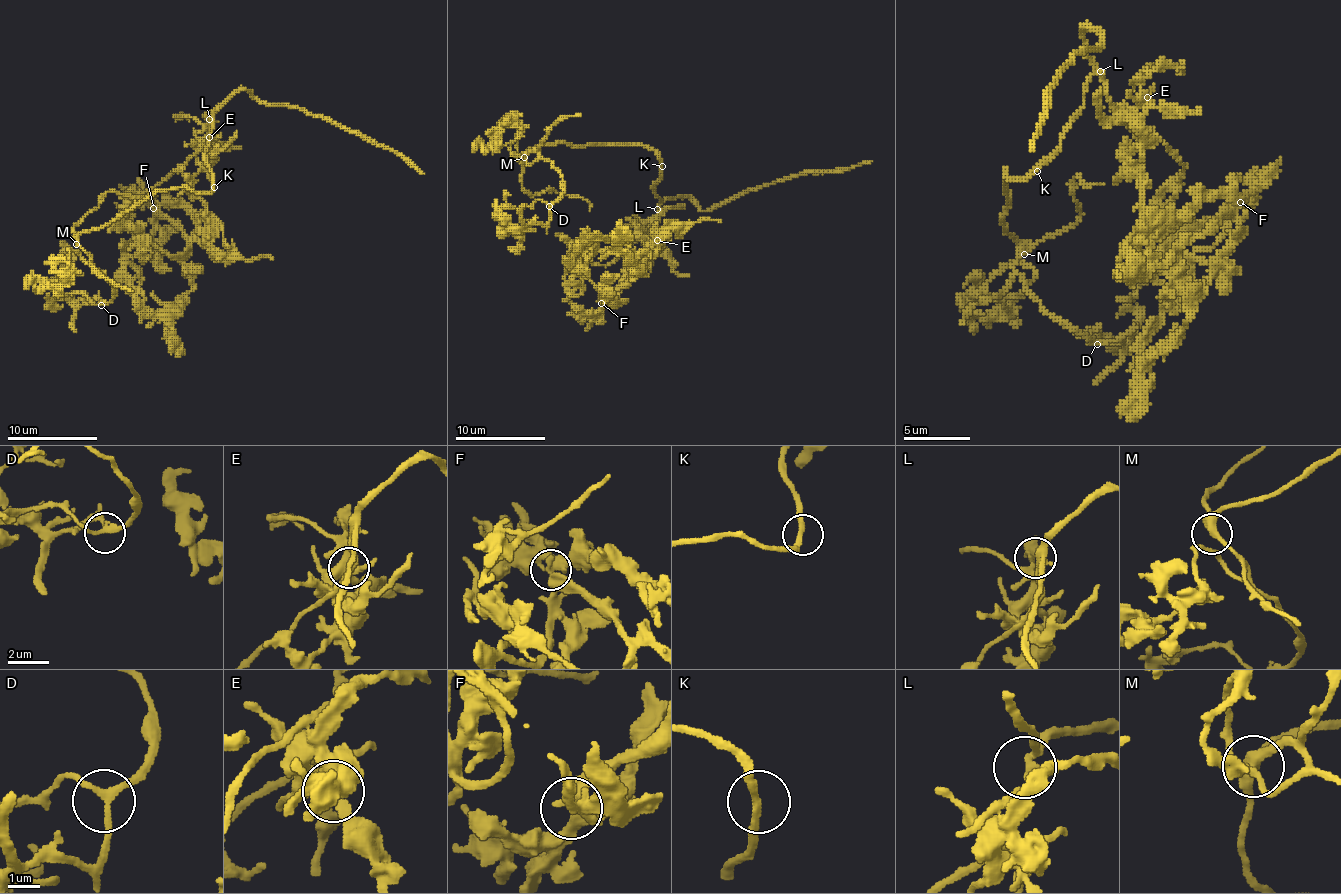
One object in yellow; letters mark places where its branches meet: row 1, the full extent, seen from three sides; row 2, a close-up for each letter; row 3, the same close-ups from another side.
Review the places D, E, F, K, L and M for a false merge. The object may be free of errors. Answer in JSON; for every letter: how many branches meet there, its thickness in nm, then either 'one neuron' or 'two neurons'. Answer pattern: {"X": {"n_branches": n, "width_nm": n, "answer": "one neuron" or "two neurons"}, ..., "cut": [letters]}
{"D": {"n_branches": 3, "width_nm": 220, "answer": "one neuron"}, "E": {"n_branches": 4, "width_nm": 440, "answer": "one neuron"}, "F": {"n_branches": 4, "width_nm": 400, "answer": "one neuron"}, "K": {"n_branches": 2, "width_nm": 240, "answer": "one neuron"}, "L": {"n_branches": 3, "width_nm": 240, "answer": "one neuron"}, "M": {"n_branches": 3, "width_nm": 380, "answer": "one neuron"}, "cut": []}

